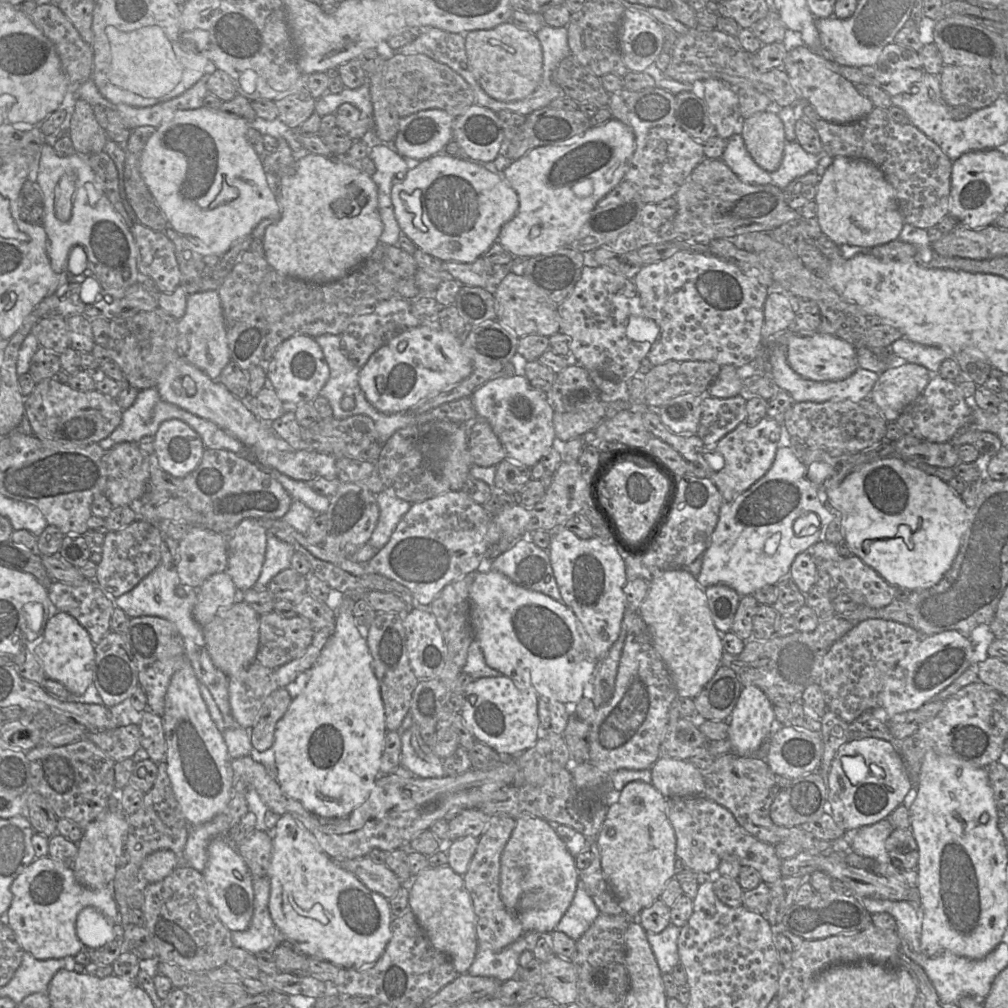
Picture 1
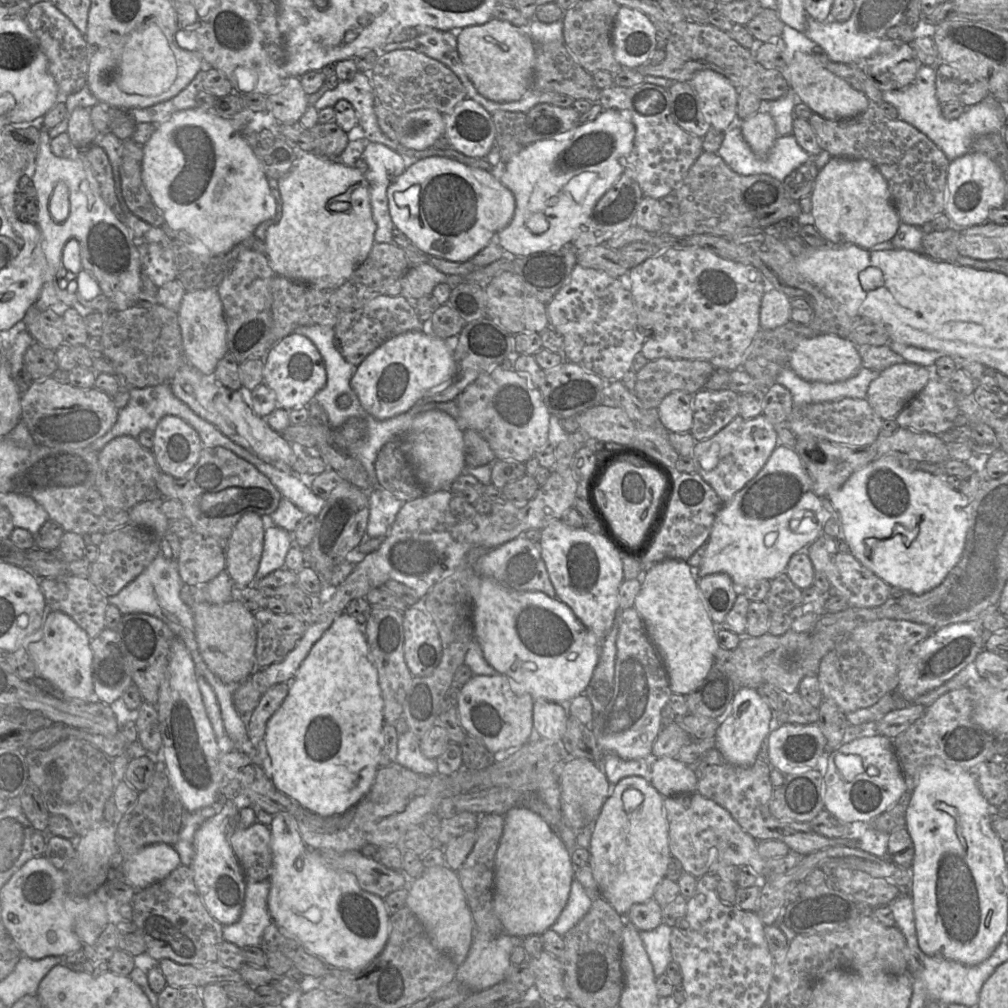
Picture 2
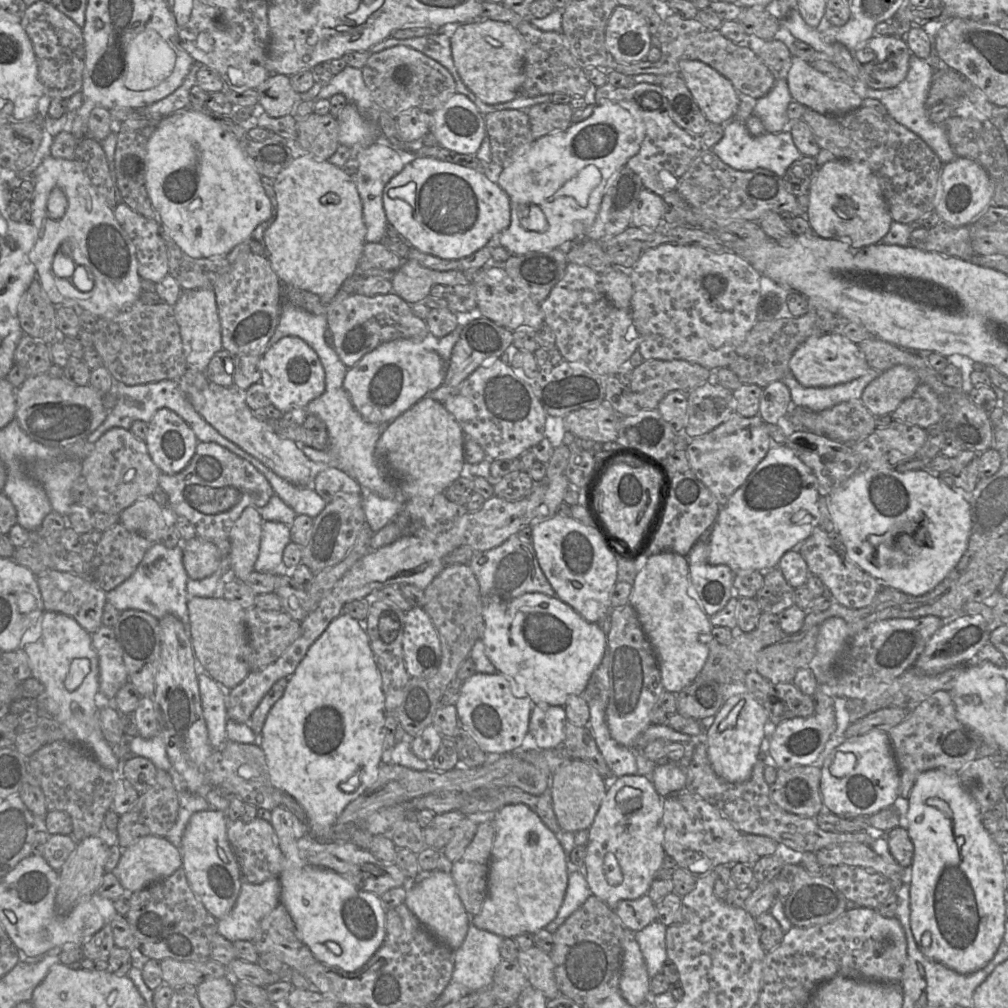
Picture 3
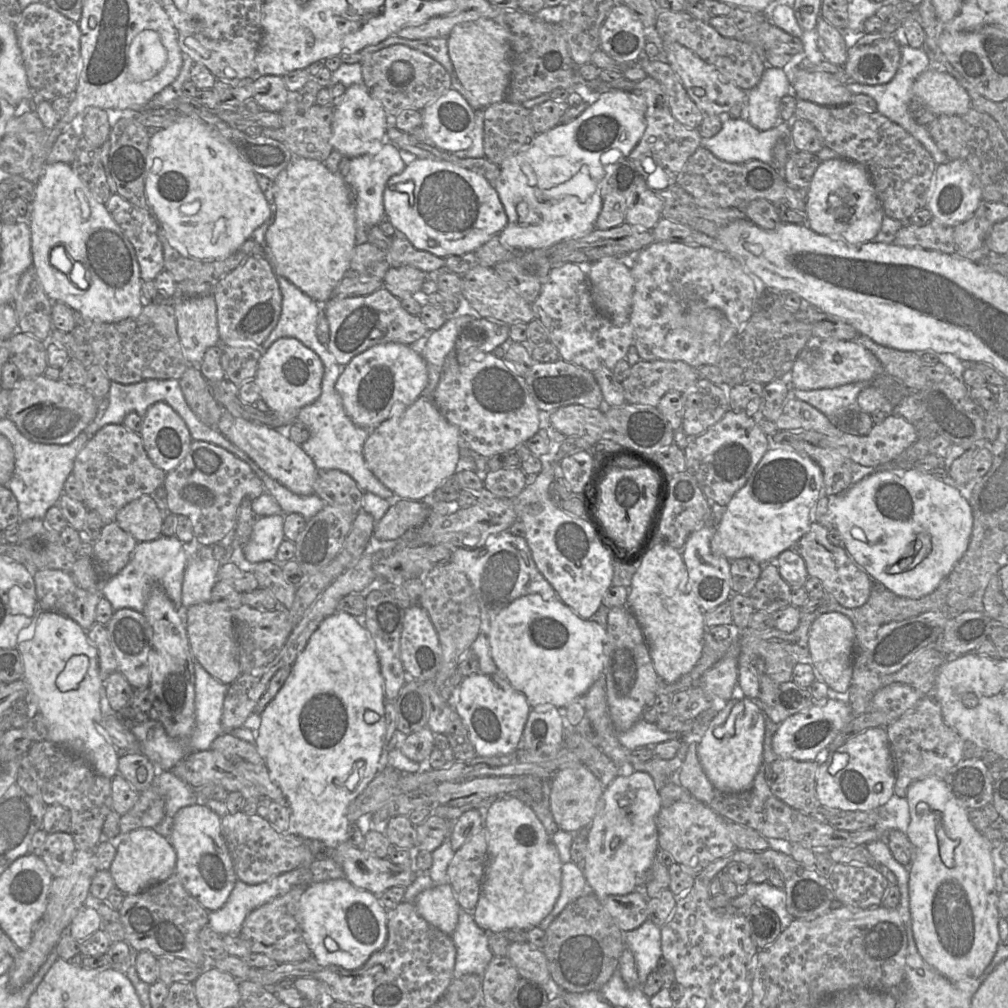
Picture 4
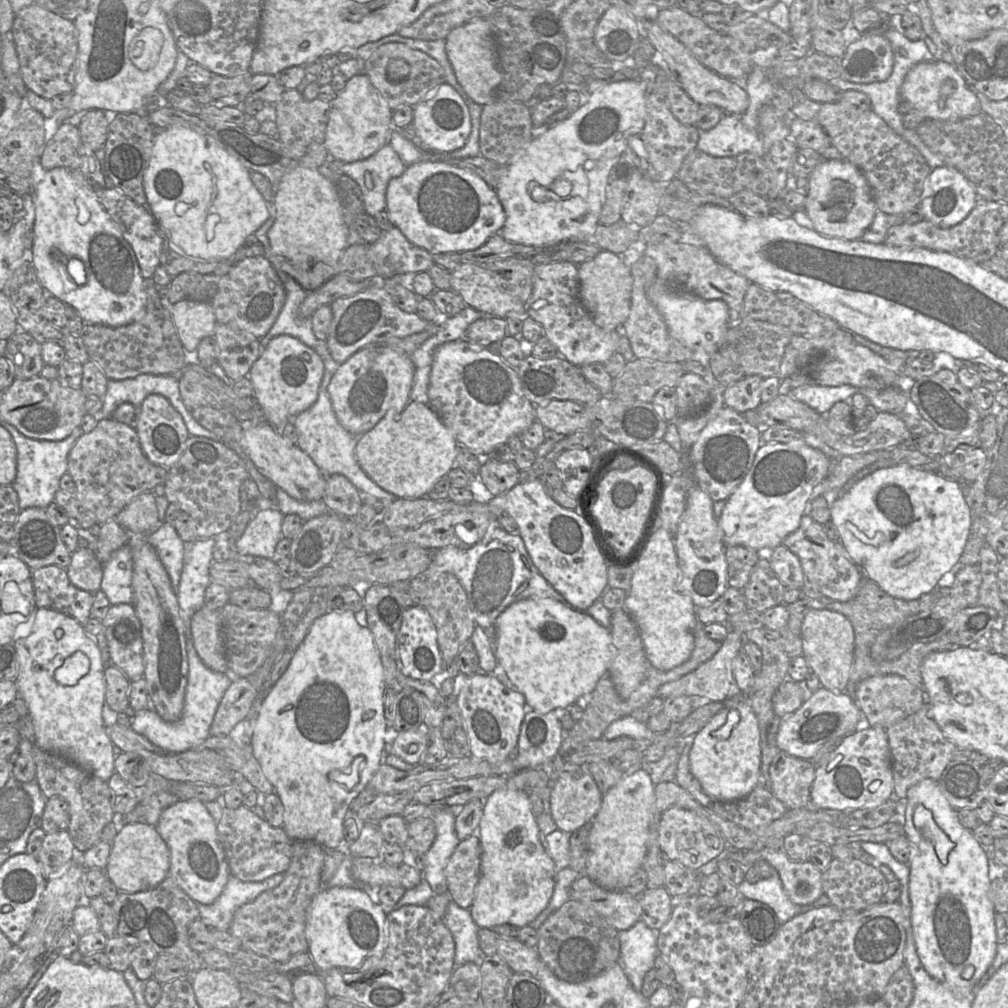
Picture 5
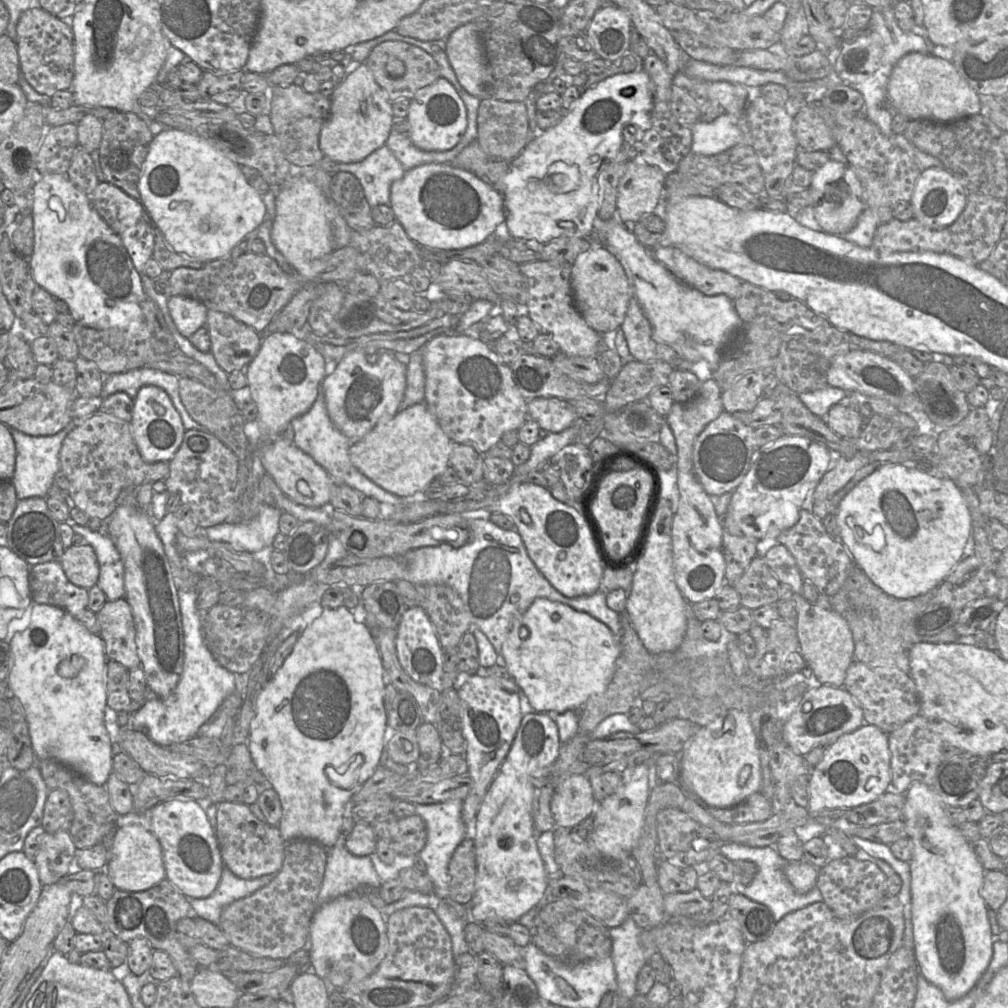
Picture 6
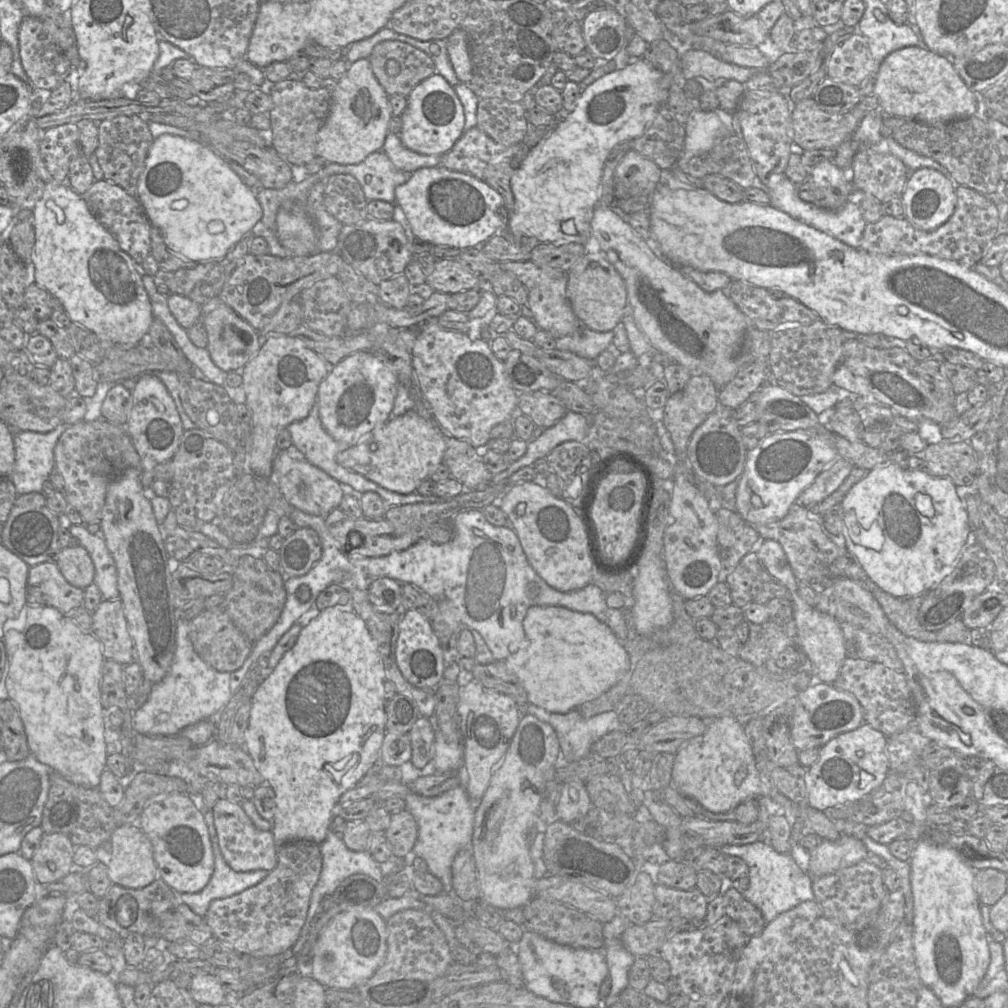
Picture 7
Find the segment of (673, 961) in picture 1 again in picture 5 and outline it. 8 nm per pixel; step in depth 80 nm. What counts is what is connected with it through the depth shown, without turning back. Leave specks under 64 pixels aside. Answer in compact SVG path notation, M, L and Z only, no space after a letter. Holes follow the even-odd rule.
M639 920L631 928L618 931L618 938L619 962L632 987L640 992L645 974L653 969L658 955L657 931Z

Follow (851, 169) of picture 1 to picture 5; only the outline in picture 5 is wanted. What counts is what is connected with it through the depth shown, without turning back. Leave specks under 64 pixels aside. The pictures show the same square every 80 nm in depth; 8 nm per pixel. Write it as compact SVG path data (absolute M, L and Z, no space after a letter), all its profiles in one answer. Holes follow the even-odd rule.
M843 158L823 160L810 174L805 211L817 232L841 239L857 240L870 227L875 213L880 210L862 171Z

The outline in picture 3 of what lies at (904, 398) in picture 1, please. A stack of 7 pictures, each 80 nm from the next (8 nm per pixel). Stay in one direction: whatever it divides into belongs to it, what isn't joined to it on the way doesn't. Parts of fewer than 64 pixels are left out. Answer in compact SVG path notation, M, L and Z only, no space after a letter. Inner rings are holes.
M896 365L881 372L870 382L864 389L861 400L875 417L891 415L919 384L920 378L914 369Z

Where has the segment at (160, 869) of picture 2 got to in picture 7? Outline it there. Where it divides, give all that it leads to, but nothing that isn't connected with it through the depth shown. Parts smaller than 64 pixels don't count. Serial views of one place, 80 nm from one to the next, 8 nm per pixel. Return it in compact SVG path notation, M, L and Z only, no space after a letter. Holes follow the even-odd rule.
M138 824L118 826L113 831L110 841L112 849L111 857L107 861L107 869L112 884L129 889L140 889L159 878L152 844Z

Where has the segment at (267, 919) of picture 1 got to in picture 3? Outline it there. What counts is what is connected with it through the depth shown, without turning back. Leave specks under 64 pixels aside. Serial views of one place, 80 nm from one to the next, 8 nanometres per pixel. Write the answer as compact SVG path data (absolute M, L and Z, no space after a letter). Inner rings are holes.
M278 877L261 884L251 884L241 878L241 887L232 910L217 920L217 933L233 943L237 940L252 941L258 933L260 923L279 903L281 885Z

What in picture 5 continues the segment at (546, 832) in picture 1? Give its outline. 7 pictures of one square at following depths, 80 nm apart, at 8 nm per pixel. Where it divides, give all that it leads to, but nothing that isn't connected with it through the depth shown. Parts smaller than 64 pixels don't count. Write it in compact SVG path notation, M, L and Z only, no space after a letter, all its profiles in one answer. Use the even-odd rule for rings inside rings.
M501 788L483 802L483 815L476 832L481 847L480 878L470 911L478 928L493 929L509 924L517 928L528 926L549 904L555 887L555 864L540 842L539 828L531 810L529 796L521 790Z

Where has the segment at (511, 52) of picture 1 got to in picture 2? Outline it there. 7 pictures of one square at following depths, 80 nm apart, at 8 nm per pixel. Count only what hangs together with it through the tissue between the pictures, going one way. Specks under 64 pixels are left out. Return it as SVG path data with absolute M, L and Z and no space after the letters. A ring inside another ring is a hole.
M491 18L480 25L471 25L459 30L457 49L465 73L475 89L485 98L495 102L517 101L531 88L536 56L536 44L526 32L526 27L517 27L508 21Z

